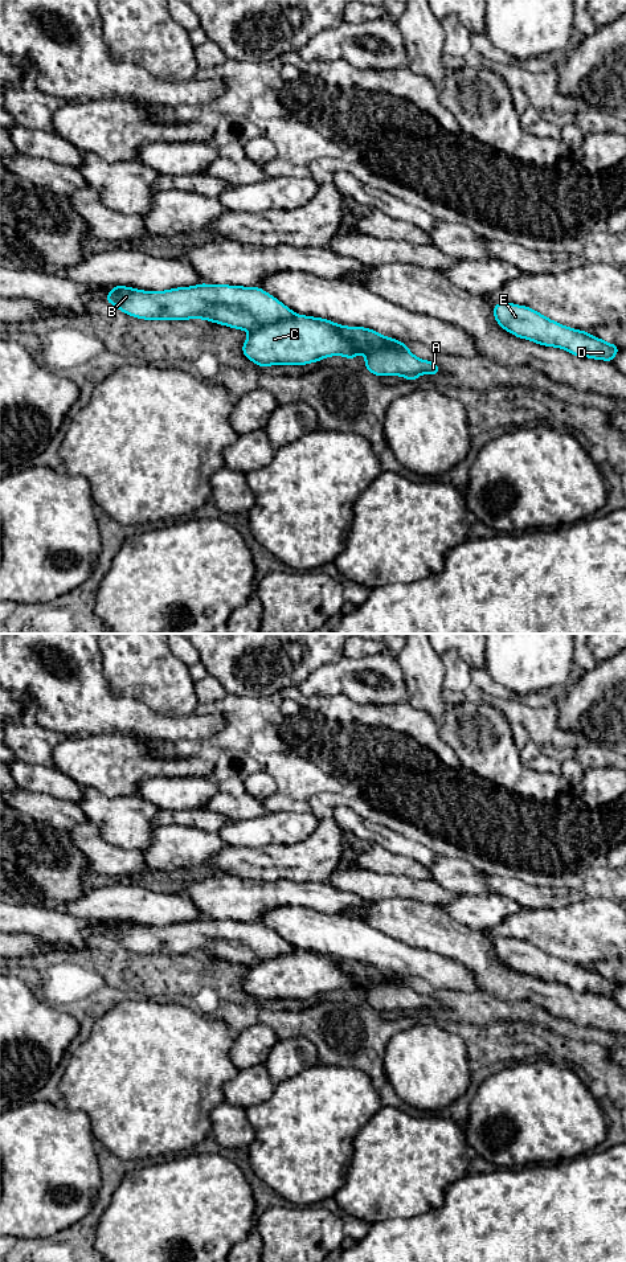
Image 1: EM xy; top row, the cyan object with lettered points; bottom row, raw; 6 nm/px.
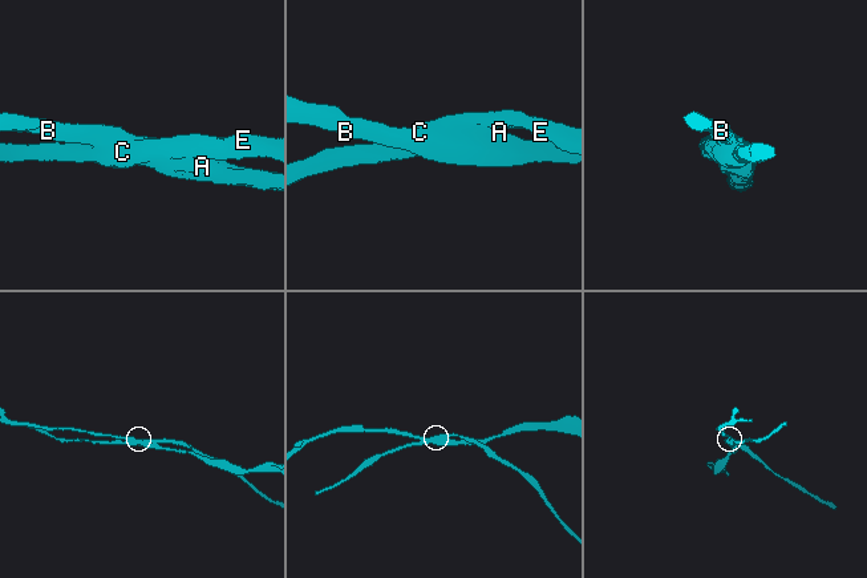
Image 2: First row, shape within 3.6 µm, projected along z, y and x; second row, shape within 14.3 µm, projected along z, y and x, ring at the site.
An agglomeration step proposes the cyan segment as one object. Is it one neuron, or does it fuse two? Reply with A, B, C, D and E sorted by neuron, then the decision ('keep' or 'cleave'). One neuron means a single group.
A B / C D E; cleave

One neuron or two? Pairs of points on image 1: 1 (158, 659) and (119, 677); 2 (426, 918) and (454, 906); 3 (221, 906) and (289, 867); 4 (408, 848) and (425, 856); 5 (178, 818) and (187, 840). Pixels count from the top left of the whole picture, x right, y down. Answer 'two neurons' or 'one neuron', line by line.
1: one neuron
2: two neurons
3: two neurons
4: one neuron
5: two neurons

